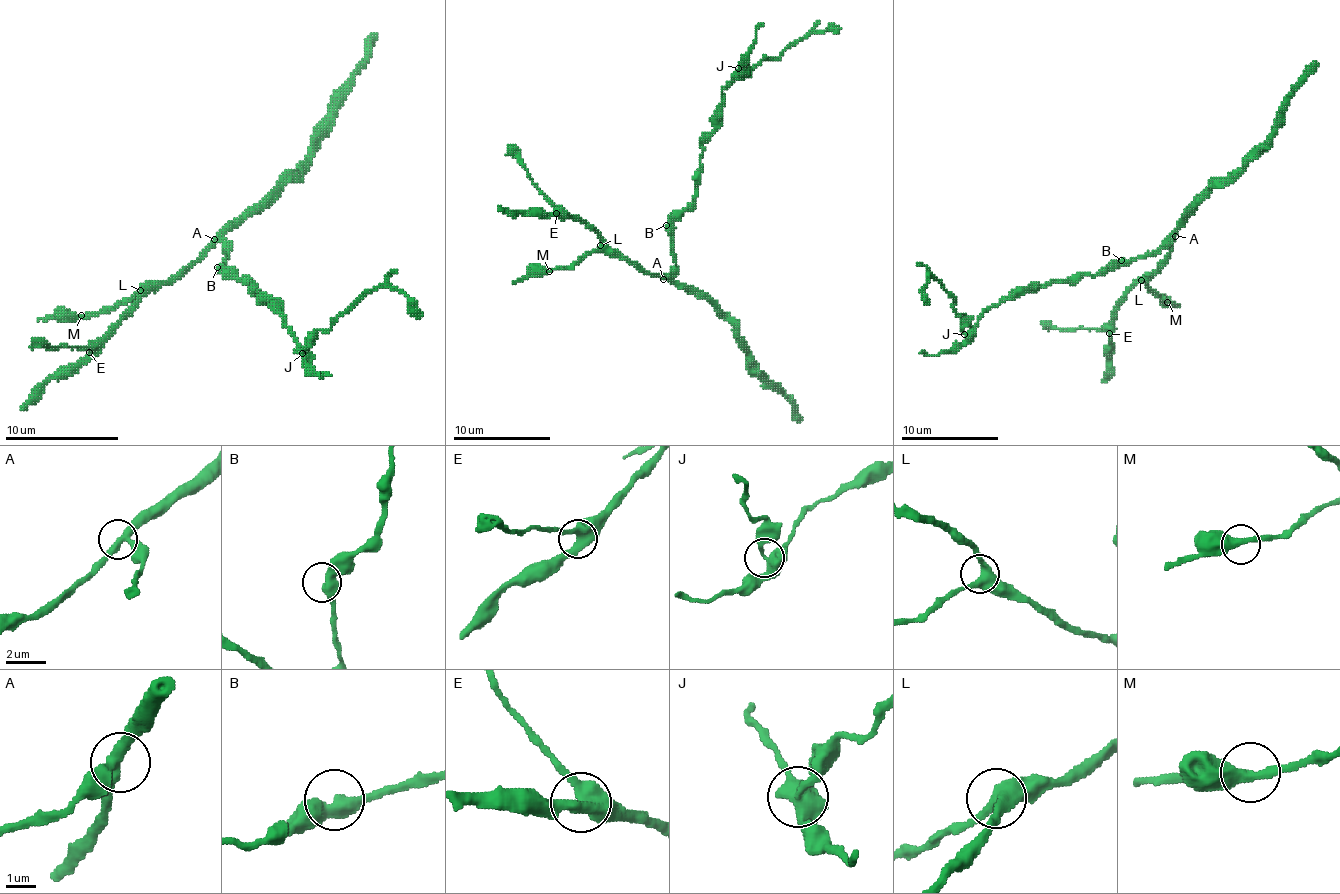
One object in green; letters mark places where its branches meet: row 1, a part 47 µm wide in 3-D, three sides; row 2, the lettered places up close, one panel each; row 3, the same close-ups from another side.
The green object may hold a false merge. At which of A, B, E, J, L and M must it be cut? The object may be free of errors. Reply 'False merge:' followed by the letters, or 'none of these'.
False merge: J

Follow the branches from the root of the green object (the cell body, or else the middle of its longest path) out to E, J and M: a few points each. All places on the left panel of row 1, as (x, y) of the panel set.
E: (226, 270), (229, 250), (220, 241), (214, 241), (183, 270), (166, 281), (157, 281), (89, 352)
J: (226, 270), (231, 270), (274, 304), (283, 324), (300, 344), (303, 352)
M: (226, 270), (229, 250), (220, 241), (214, 241), (194, 261), (166, 281), (146, 284), (112, 310), (81, 315)

